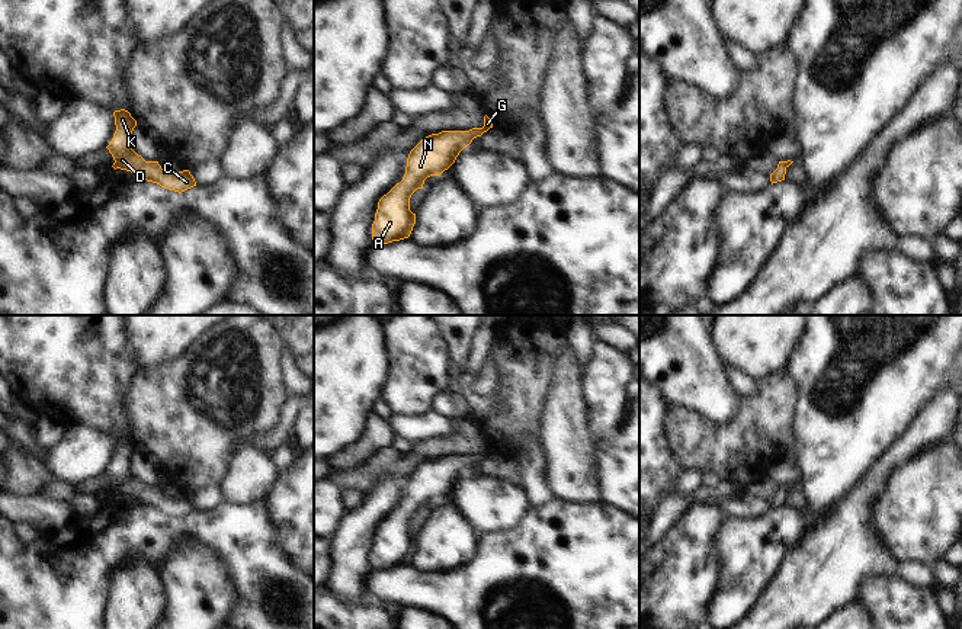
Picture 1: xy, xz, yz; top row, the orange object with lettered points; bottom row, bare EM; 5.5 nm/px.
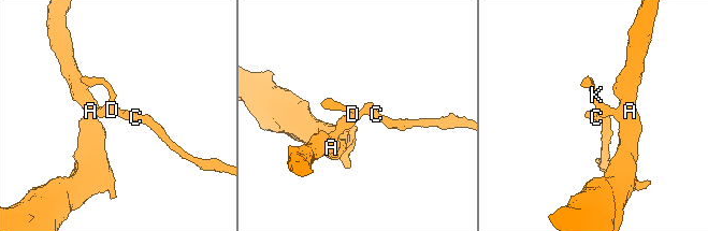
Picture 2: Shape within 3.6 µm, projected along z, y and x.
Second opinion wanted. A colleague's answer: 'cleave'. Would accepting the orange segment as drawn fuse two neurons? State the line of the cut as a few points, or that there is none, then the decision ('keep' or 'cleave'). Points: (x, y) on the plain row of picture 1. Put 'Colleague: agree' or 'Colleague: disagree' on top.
Colleague: disagree
no cut; keep

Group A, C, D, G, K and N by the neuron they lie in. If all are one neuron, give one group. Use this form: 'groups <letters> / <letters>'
groups A C D G K N

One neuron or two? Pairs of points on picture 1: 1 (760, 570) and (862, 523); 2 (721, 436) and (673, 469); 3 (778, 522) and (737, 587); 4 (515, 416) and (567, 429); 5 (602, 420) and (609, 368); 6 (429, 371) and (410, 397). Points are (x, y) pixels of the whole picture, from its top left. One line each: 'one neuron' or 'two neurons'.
1: two neurons
2: two neurons
3: one neuron
4: two neurons
5: one neuron
6: one neuron

